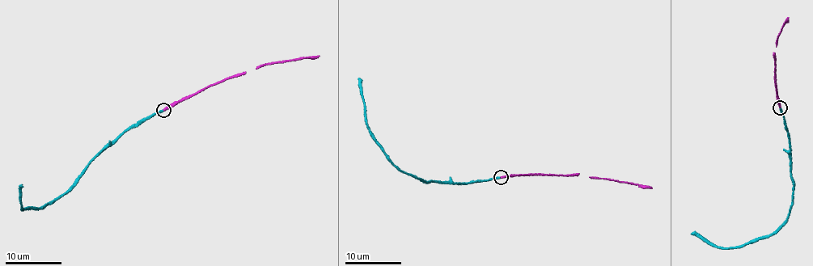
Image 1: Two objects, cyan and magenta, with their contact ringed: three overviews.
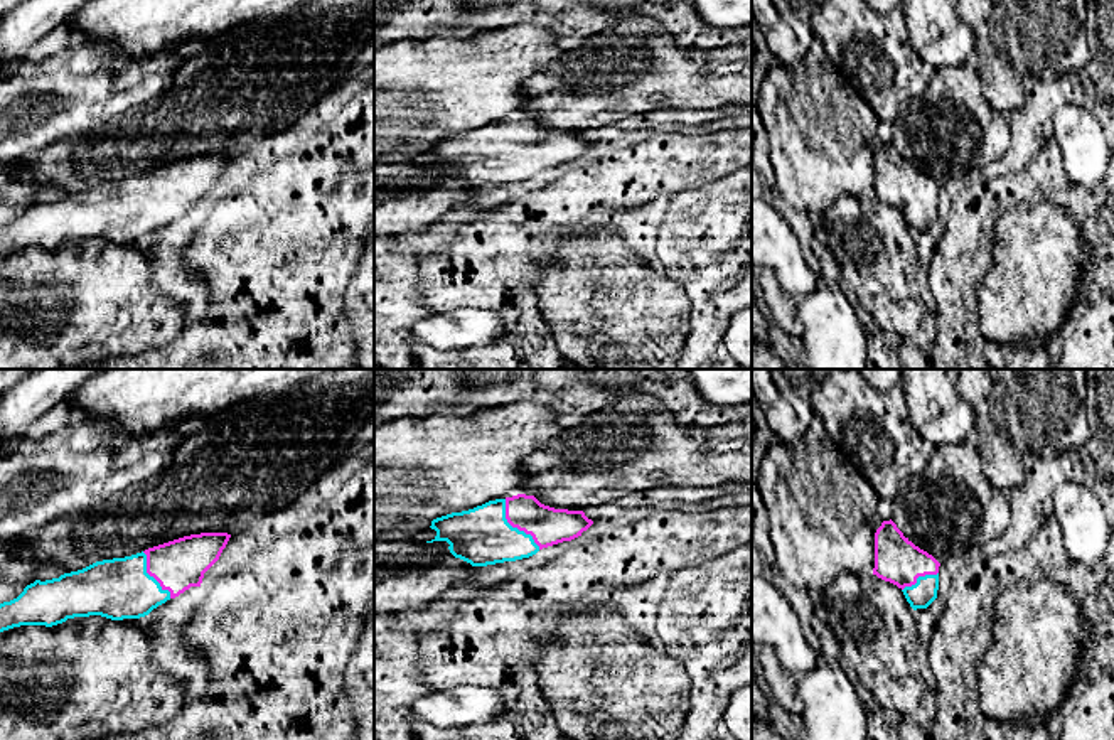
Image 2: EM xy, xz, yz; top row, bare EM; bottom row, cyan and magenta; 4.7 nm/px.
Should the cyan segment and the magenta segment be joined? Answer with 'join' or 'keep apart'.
join

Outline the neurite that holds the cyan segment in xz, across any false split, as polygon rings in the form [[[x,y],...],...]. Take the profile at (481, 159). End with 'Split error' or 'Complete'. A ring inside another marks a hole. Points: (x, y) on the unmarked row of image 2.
[[[517,116],[433,142],[430,150],[436,158],[426,165],[447,164],[455,180],[472,189],[487,189],[529,180],[543,170],[571,164],[592,147],[583,133],[554,131],[541,126],[534,118]]]. Split error

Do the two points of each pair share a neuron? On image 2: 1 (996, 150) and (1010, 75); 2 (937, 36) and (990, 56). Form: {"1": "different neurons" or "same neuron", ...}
{"1": "different neurons", "2": "different neurons"}

